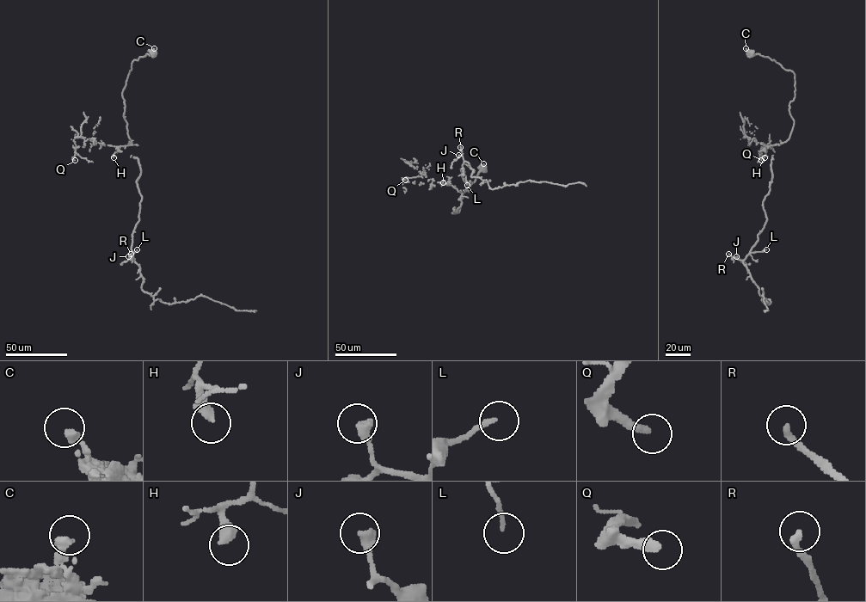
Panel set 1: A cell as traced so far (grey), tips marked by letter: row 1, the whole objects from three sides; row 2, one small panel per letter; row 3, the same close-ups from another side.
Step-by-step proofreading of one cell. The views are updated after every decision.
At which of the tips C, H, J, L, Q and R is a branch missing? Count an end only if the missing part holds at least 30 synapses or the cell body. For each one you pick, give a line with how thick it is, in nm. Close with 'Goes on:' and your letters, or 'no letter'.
J: 400 nm thick
L: 150 nm thick
R: 260 nm thick
Goes on: J, L, R

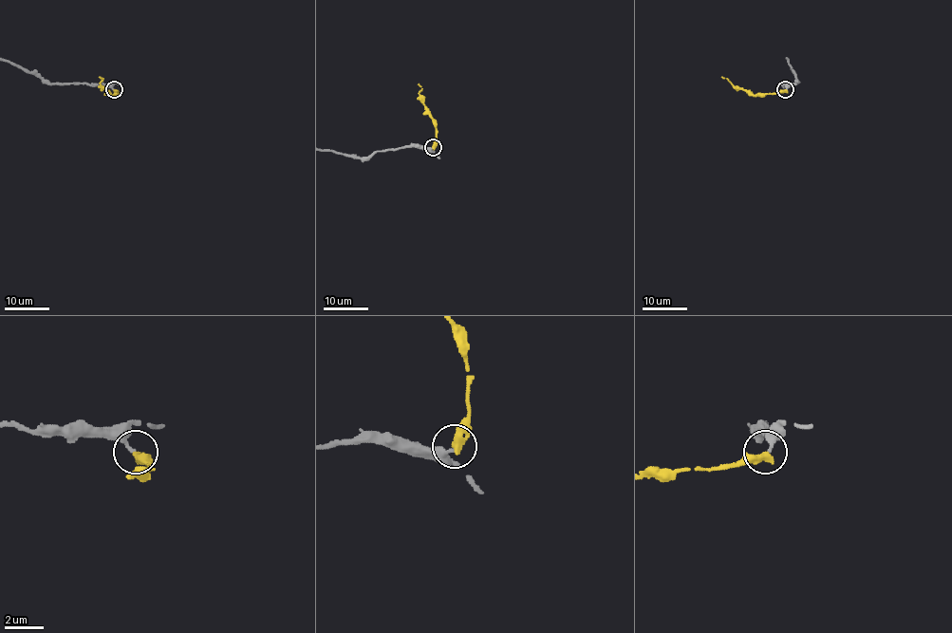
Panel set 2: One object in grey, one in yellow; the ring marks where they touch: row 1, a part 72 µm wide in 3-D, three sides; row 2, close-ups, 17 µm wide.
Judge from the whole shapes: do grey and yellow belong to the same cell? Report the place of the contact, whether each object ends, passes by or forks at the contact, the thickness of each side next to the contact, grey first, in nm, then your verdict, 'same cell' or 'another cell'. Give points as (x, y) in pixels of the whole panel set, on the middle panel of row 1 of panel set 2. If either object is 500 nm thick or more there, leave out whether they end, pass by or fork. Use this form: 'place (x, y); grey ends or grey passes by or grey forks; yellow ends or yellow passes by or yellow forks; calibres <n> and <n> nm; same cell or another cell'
place (433, 147); grey ends; yellow ends; calibres 200 and 440 nm; same cell

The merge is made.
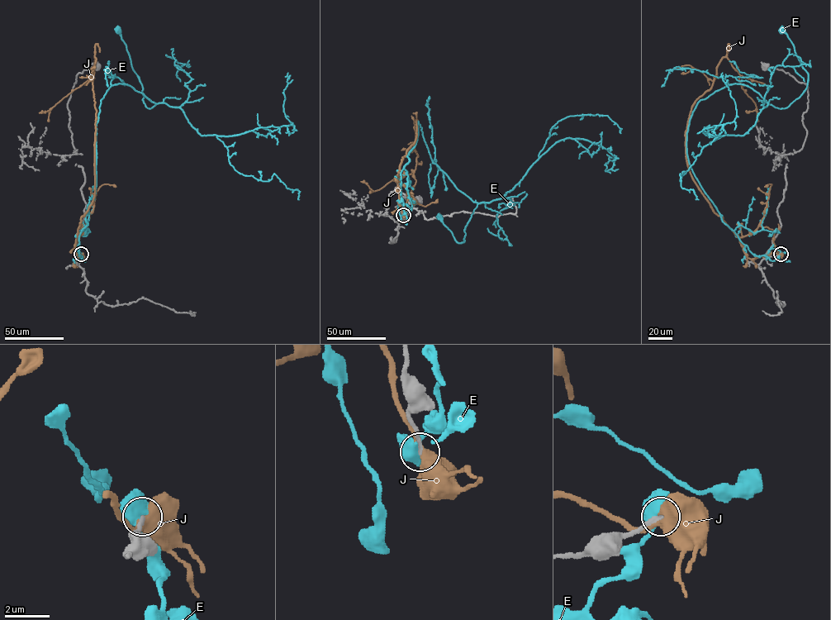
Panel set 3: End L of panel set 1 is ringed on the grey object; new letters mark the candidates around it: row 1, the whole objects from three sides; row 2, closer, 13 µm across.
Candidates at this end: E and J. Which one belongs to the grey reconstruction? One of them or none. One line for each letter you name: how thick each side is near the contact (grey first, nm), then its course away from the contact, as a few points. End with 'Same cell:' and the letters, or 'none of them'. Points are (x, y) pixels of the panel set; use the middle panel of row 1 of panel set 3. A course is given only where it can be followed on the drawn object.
Same cell: none of them

